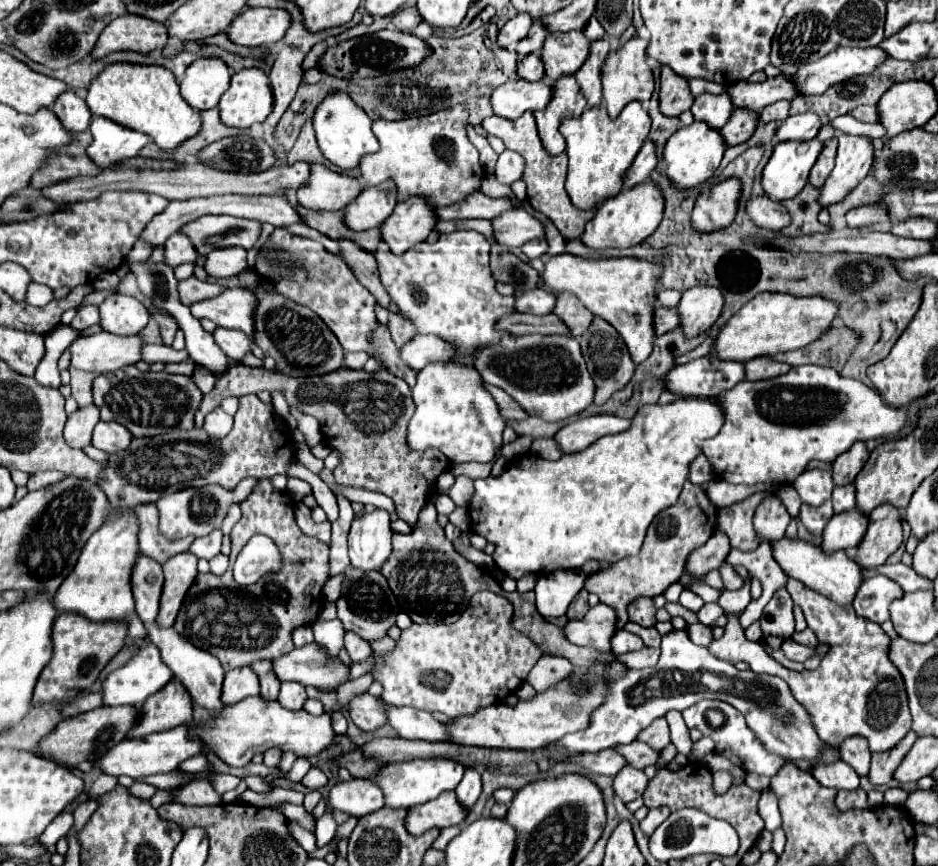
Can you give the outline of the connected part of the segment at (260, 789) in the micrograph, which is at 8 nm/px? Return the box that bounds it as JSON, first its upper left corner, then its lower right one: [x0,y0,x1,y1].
[244,775,274,793]

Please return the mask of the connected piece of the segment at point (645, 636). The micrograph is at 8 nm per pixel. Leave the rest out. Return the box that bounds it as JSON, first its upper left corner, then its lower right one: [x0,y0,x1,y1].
[624,621,660,647]

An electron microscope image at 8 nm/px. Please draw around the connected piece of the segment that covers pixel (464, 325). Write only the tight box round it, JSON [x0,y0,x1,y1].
[376,231,514,355]

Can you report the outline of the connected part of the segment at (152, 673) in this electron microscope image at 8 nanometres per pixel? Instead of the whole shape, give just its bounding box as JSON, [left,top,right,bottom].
[102,643,172,707]

